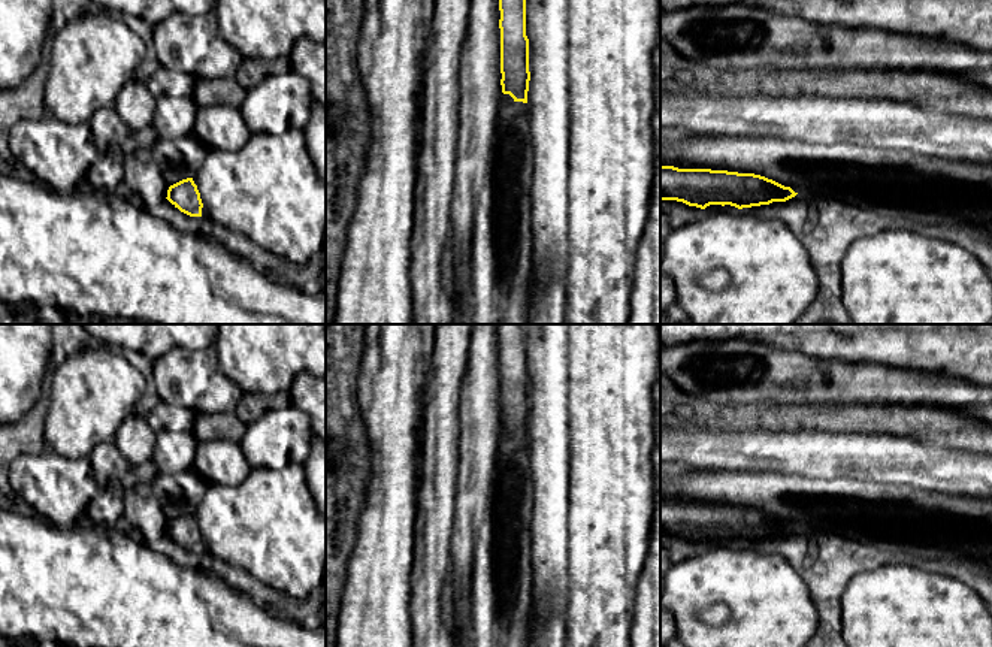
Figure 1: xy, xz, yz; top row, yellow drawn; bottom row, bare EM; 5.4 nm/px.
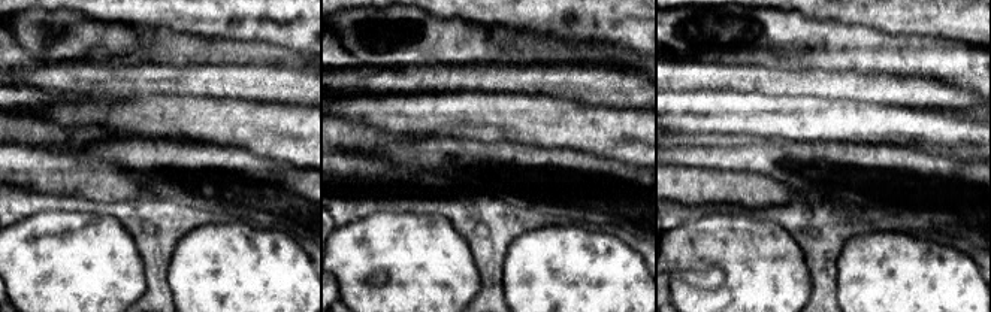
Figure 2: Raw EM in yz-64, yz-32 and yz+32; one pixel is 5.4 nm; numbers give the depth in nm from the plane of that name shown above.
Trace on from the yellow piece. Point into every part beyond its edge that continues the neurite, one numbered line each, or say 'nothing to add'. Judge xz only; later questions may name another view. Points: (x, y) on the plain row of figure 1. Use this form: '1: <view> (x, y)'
nothing to add

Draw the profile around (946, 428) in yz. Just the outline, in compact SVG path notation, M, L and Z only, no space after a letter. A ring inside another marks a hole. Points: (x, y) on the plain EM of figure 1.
M660 399L660 427L829 430L887 435L992 454L992 426L937 406L722 403Z

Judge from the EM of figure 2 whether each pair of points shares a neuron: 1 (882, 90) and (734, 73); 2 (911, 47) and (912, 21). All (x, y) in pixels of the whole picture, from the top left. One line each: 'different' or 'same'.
1: same
2: different

